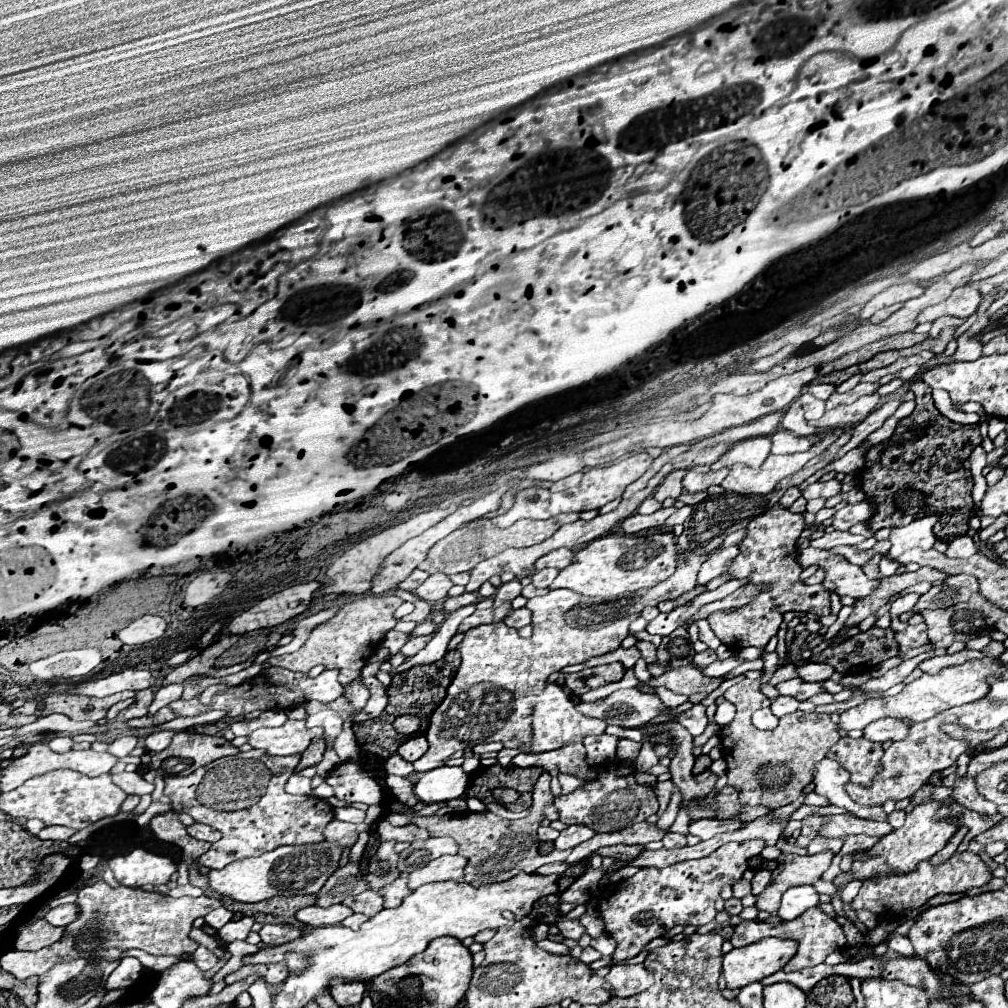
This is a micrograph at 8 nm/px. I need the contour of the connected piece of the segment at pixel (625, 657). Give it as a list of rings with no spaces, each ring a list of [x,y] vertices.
[[[633,645],[629,649],[615,649],[611,653],[605,653],[605,655],[599,655],[599,657],[591,657],[585,661],[585,667],[597,667],[597,665],[603,665],[603,663],[613,663],[613,661],[621,661],[627,669],[631,669],[639,659],[639,649]]]

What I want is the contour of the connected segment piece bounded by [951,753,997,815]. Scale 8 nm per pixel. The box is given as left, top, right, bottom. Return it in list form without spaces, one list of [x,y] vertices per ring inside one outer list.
[[[963,753],[959,755],[957,759],[957,779],[955,779],[955,787],[953,787],[953,793],[951,793],[951,799],[957,801],[959,805],[965,805],[965,809],[973,809],[973,811],[979,811],[983,815],[995,815],[997,811],[997,805],[983,799],[979,793],[977,793],[977,787],[975,787],[975,781],[965,777],[965,771],[967,771],[967,763],[969,763],[969,755]]]

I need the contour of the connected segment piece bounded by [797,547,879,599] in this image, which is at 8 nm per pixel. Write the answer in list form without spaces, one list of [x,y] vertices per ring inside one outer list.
[[[807,547],[807,549],[801,549],[797,553],[799,563],[801,563],[801,559],[809,559],[811,563],[823,567],[823,571],[825,571],[823,587],[829,593],[849,595],[853,599],[861,599],[867,593],[873,593],[879,585],[879,581],[873,581],[873,579],[865,577],[861,567],[849,563],[845,557],[841,557],[837,553]]]

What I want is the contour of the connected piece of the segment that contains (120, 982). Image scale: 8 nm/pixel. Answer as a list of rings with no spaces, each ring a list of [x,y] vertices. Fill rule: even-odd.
[[[125,957],[125,959],[121,959],[119,967],[109,975],[109,979],[105,981],[105,987],[109,991],[111,989],[121,989],[121,987],[131,987],[141,977],[141,969],[143,969],[143,965],[139,963],[139,959]]]

